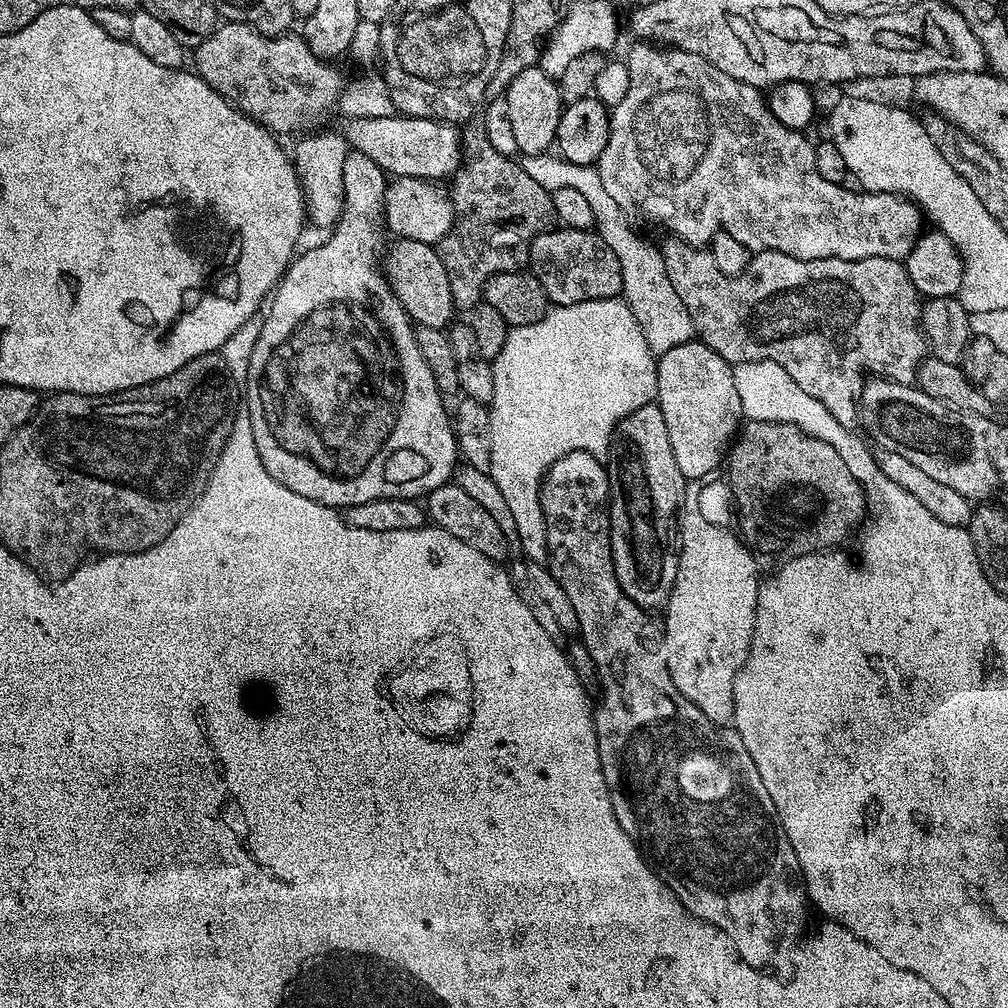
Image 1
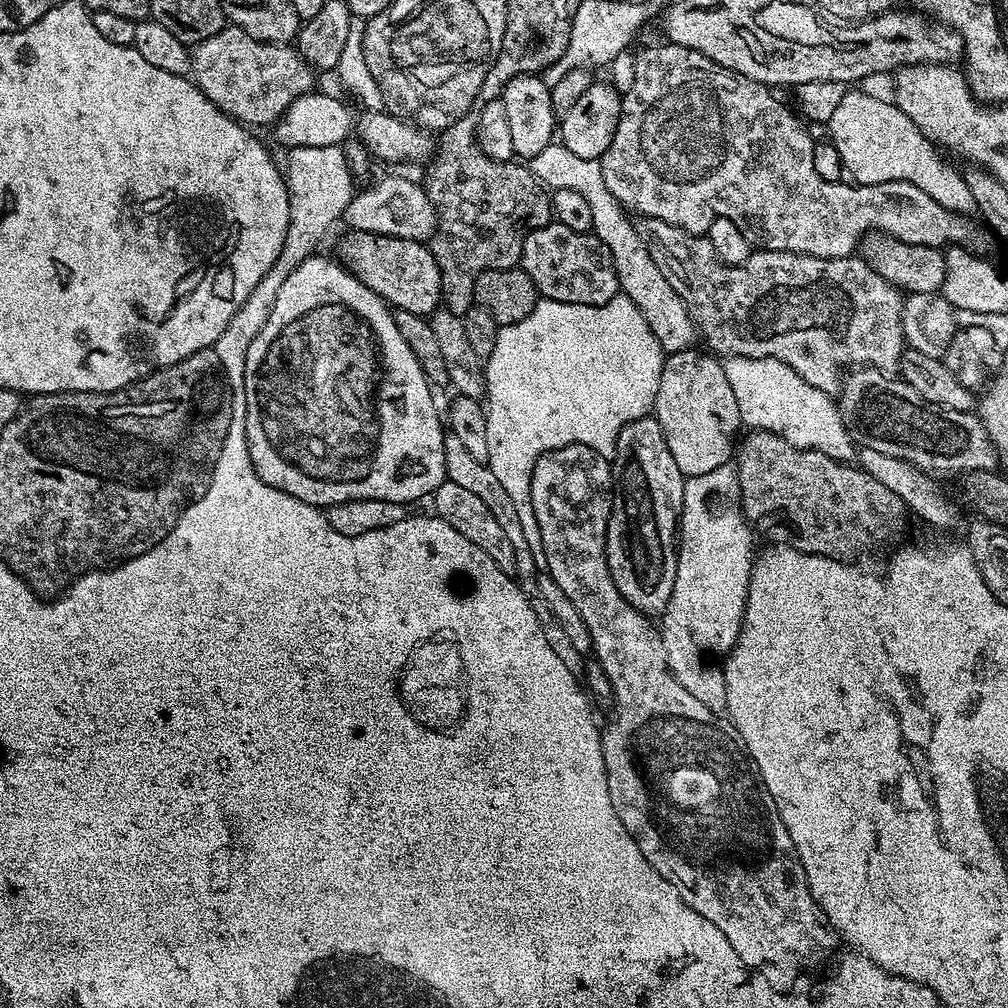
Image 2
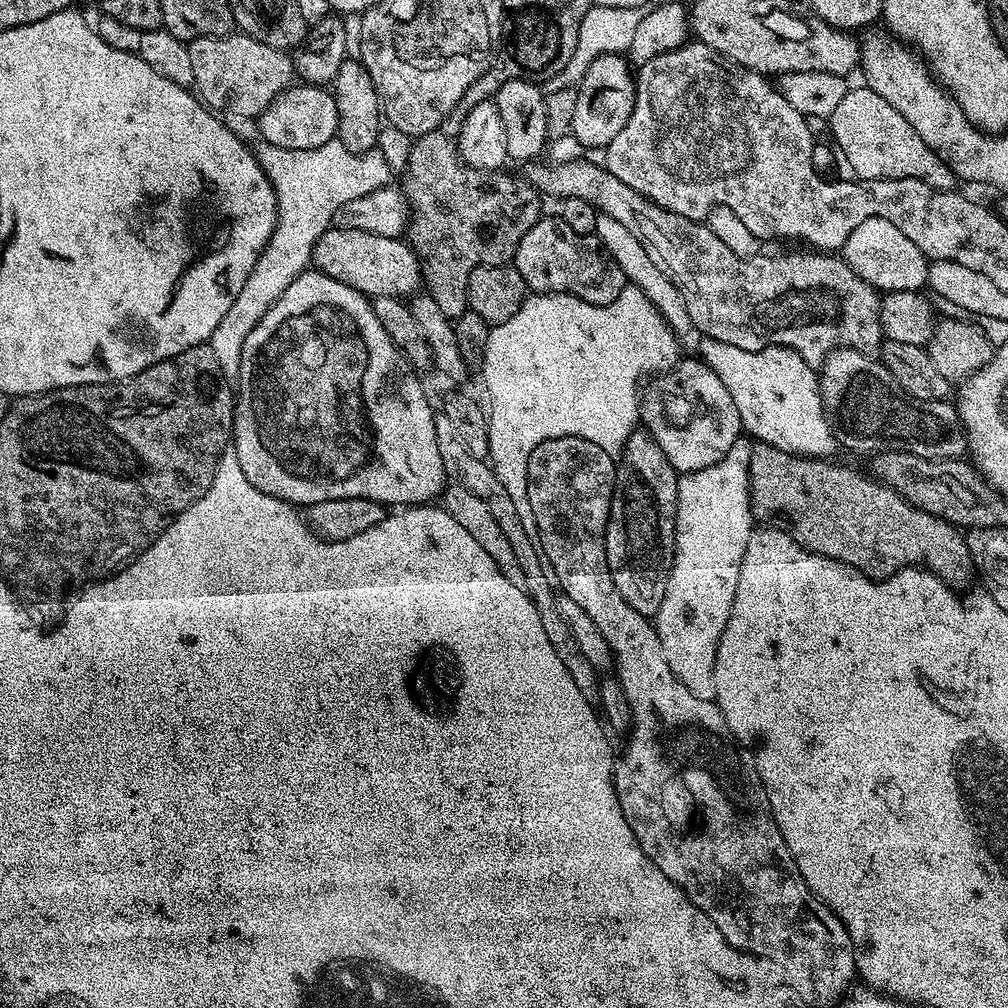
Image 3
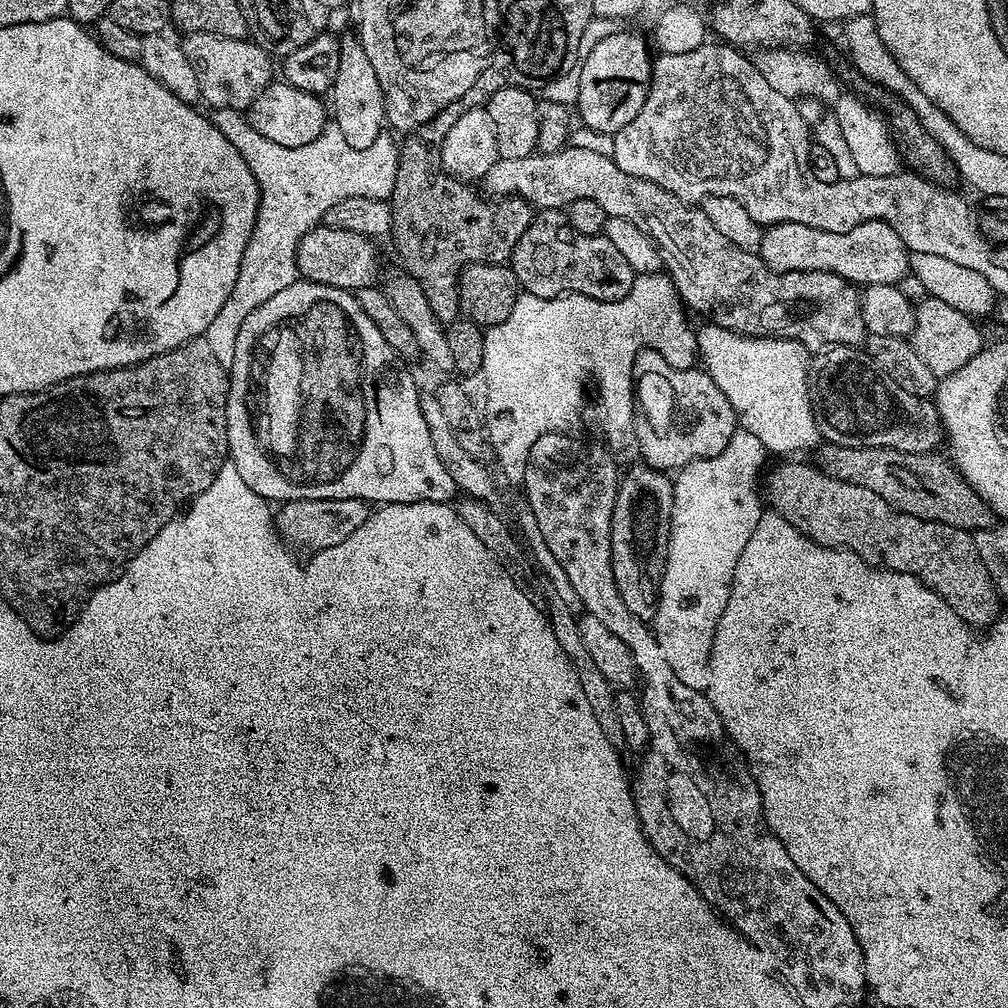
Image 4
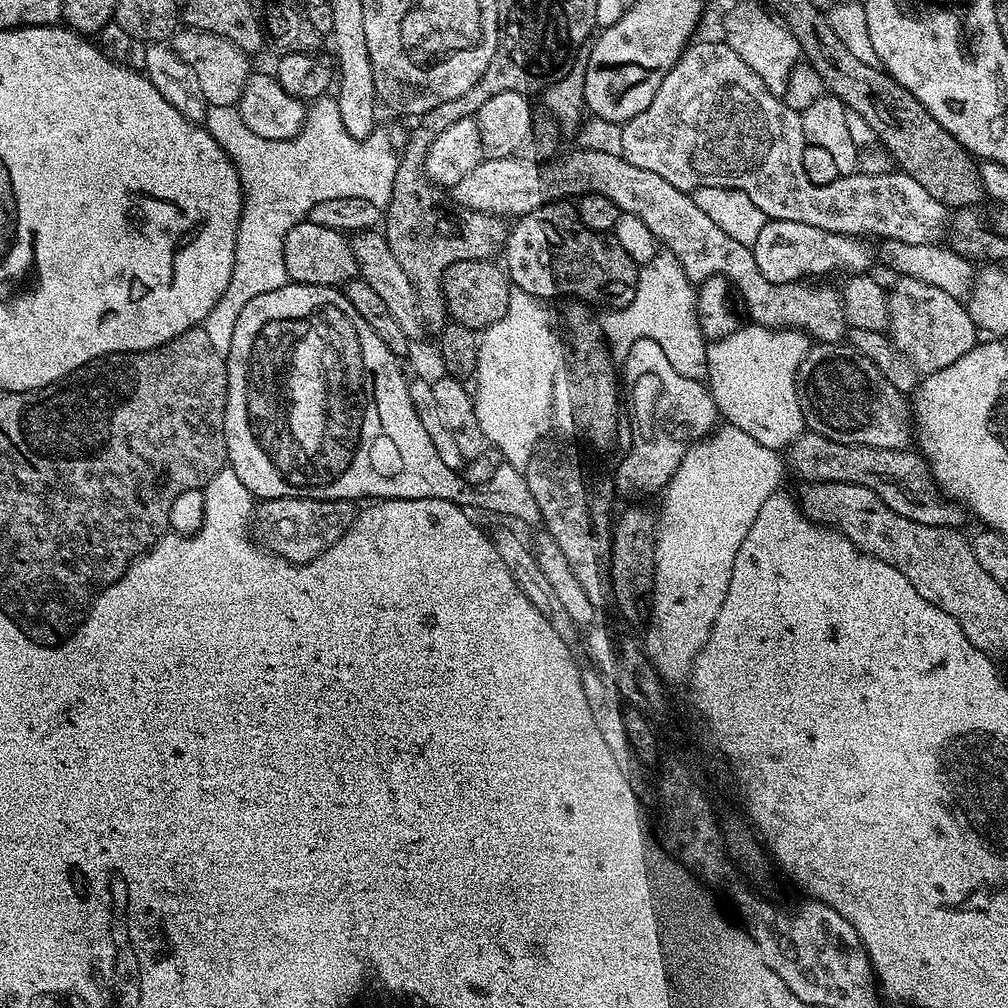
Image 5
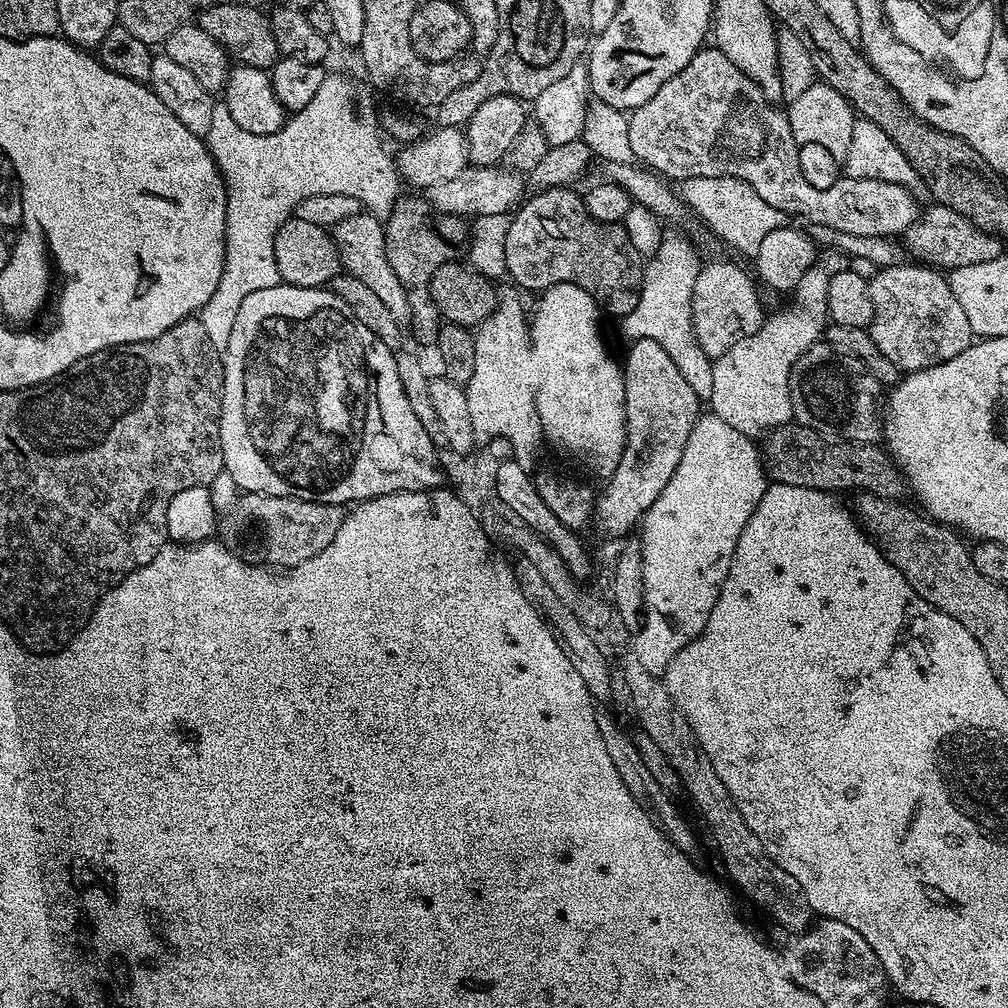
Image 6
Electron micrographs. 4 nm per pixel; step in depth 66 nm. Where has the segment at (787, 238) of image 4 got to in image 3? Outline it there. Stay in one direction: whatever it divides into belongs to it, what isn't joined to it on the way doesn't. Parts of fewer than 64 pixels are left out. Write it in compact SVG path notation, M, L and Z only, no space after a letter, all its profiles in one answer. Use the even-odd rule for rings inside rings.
M866 218L850 232L842 249L842 258L863 281L876 291L918 292L928 283L930 261L914 242L886 218Z

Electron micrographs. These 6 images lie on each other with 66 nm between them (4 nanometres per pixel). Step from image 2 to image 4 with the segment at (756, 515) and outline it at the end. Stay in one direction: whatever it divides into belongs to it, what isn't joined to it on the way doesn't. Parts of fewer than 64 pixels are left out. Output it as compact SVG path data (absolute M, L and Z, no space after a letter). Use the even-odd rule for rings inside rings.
M780 464L772 473L767 473L766 500L772 503L769 504L771 511L786 517L801 534L809 536L818 544L828 548L847 548L870 565L881 564L889 572L901 572L918 578L927 588L938 593L948 603L950 610L954 610L954 614L958 614L958 618L962 618L973 630L987 629L996 623L1001 615L1002 601L982 558L978 558L973 533L899 512L890 506L890 502L886 502L886 498L874 494L874 490L854 486L854 482L830 478L819 468L808 464Z

